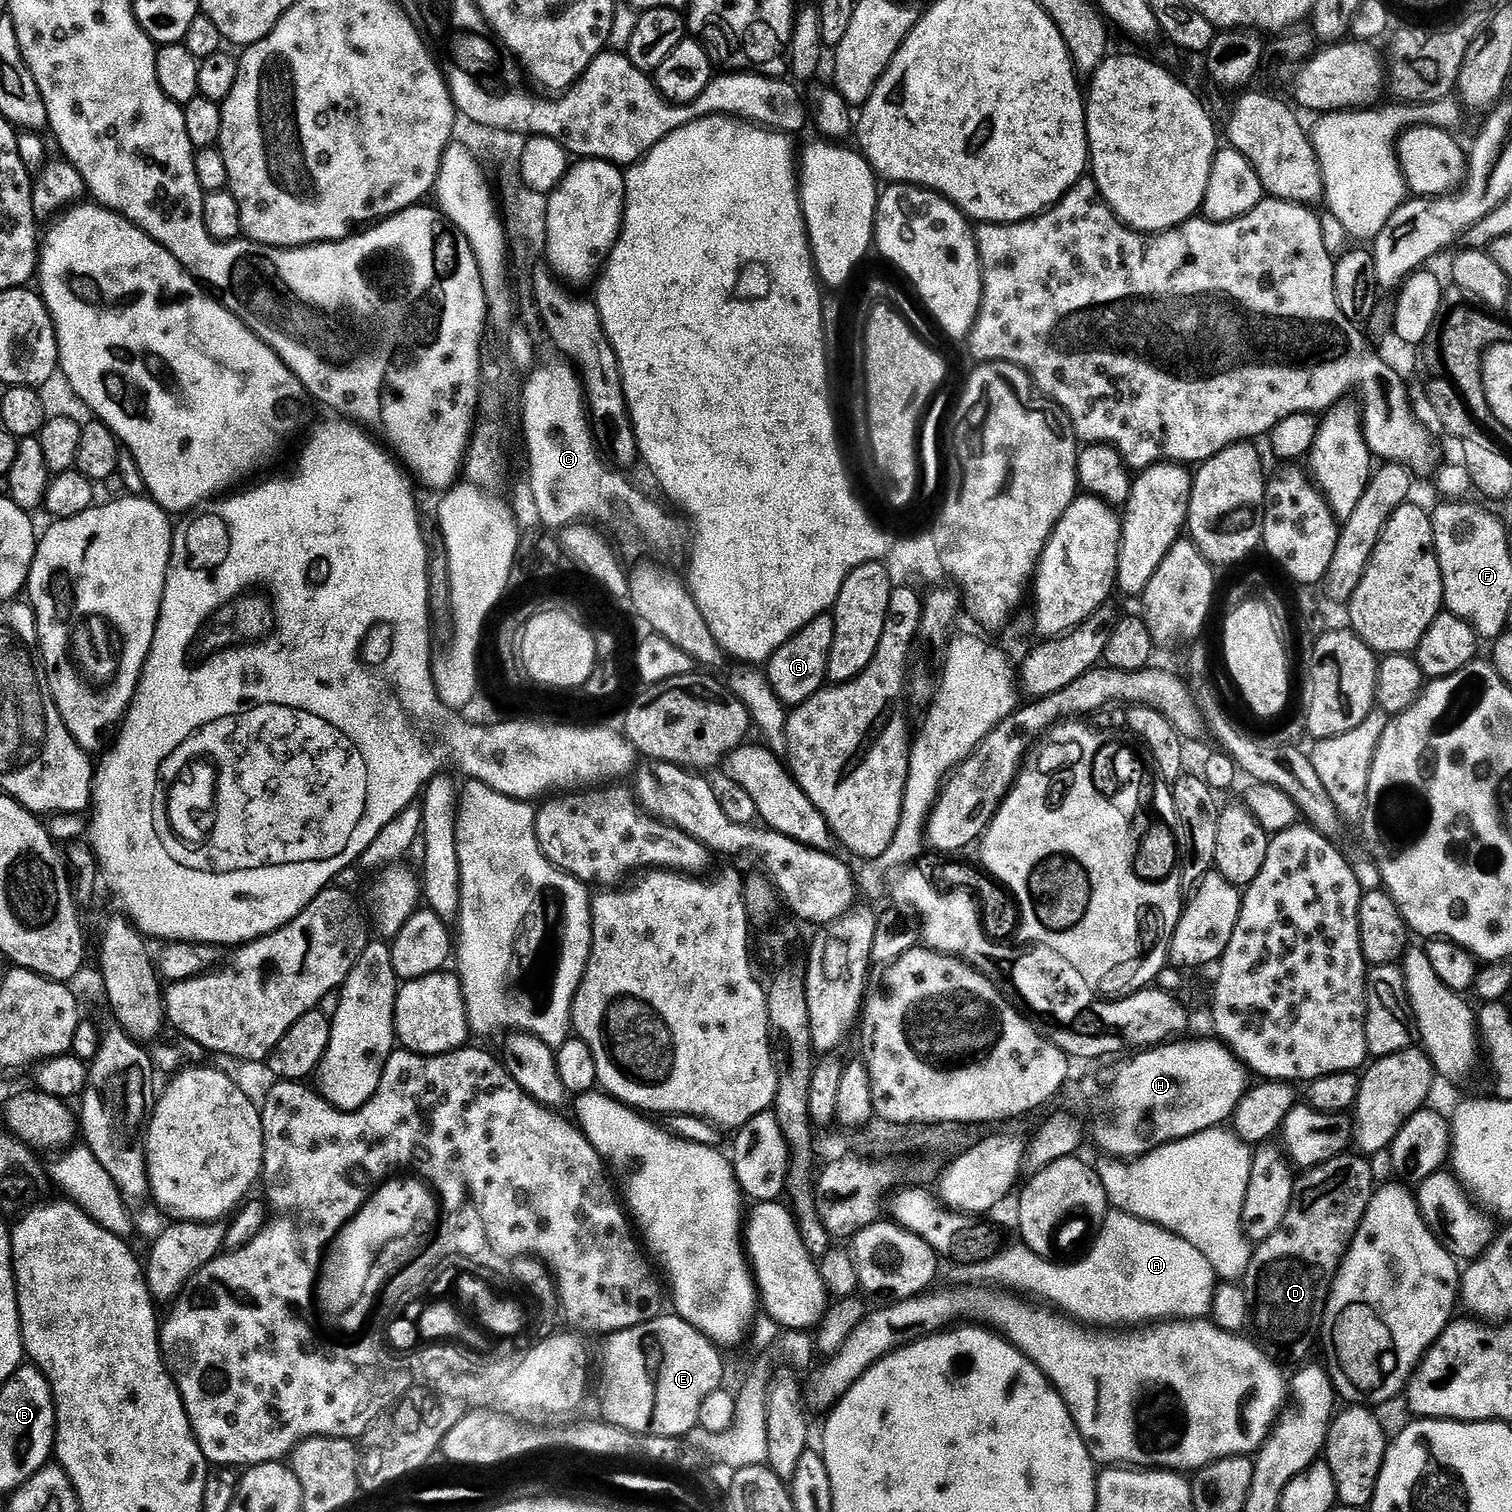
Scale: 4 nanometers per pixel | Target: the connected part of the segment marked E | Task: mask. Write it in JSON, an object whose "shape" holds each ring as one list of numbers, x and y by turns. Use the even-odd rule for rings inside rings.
{"shape":[[661,1314,645,1324,611,1333,607,1340,602,1366,602,1373,609,1379,605,1388,604,1408,612,1421,627,1428,651,1428,665,1438,684,1436,692,1427,695,1429,699,1425,702,1402,706,1402,709,1394,721,1391,720,1383,726,1363,725,1357,720,1357,721,1349,713,1341,675,1314]]}

